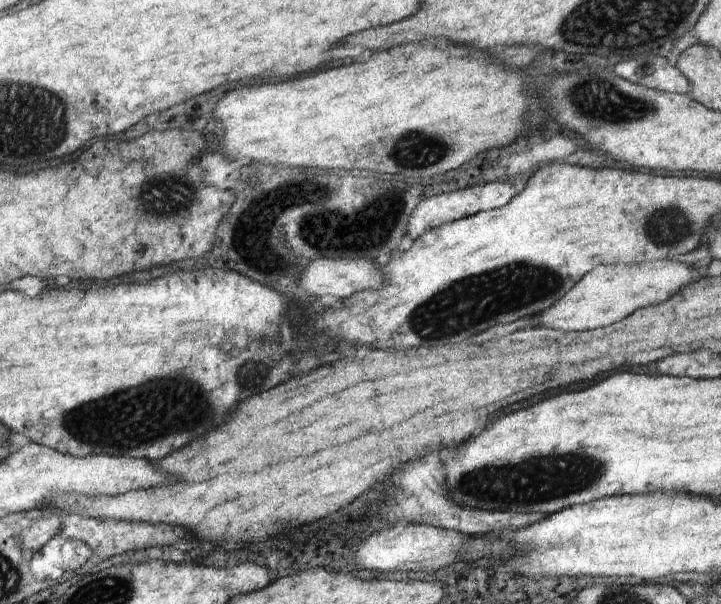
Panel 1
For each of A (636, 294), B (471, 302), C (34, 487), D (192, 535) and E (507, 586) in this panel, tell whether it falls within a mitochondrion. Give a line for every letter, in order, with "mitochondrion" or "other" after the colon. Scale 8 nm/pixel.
A: other
B: mitochondrion
C: other
D: other
E: other

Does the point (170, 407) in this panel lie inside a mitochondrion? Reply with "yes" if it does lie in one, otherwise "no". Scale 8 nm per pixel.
yes

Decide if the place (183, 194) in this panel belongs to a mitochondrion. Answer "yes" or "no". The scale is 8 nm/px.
yes

